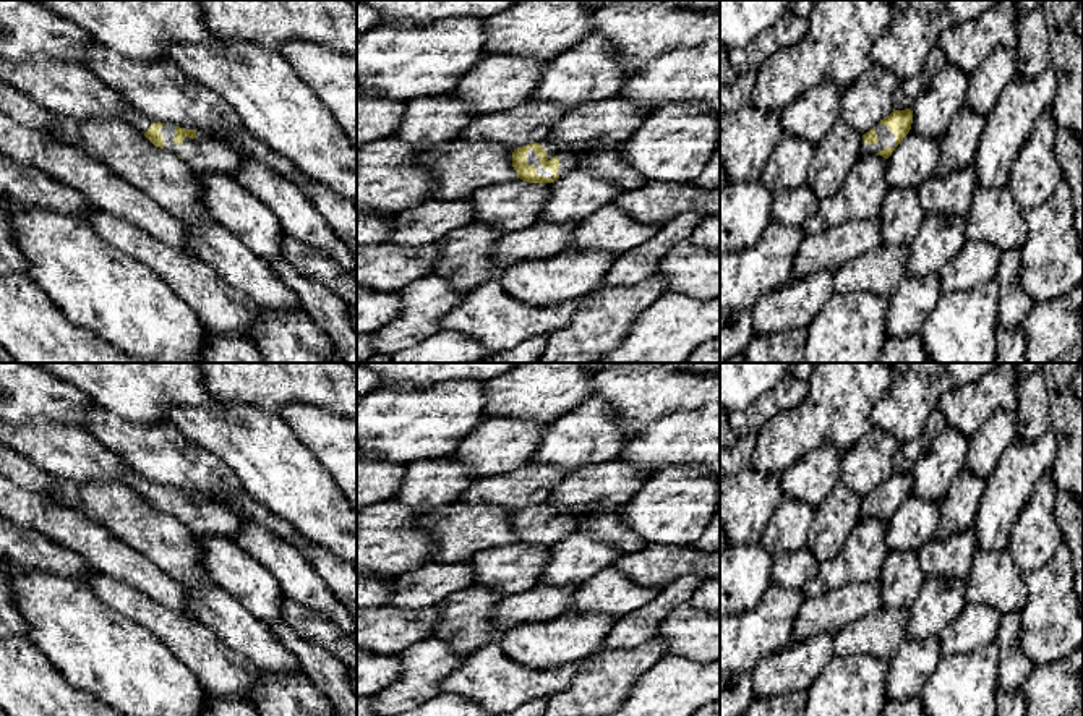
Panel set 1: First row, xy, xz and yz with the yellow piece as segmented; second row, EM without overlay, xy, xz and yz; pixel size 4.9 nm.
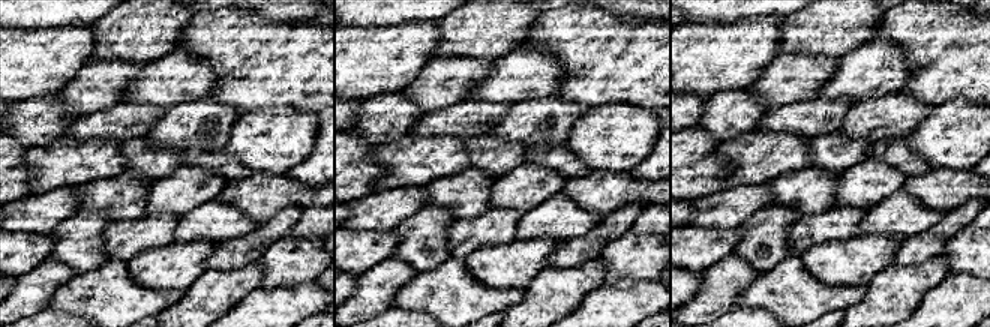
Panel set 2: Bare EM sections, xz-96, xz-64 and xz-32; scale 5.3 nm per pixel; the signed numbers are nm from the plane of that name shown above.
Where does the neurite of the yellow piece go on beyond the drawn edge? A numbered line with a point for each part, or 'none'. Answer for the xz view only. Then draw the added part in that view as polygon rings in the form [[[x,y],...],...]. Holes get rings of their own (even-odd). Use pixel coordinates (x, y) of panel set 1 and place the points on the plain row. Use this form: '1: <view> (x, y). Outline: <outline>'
1: xz (532, 522). Outline: [[[532,512],[527,514],[527,526],[537,530],[537,538],[553,541],[553,535],[540,528],[540,522]]]

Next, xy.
1: xy (136, 481). Outline: [[[130,468],[125,475],[125,484],[130,486],[135,492],[138,492],[139,496],[146,496],[148,491],[152,486],[157,486],[156,483],[152,483],[151,479],[148,479],[146,476],[143,476],[141,473],[138,473],[136,470]]]
2: xy (205, 517). Outline: [[[164,488],[161,496],[164,512],[178,517],[196,538],[219,536],[233,539],[246,522],[227,504],[201,494],[196,494],[195,502],[186,499],[182,509],[173,505],[173,488]]]

